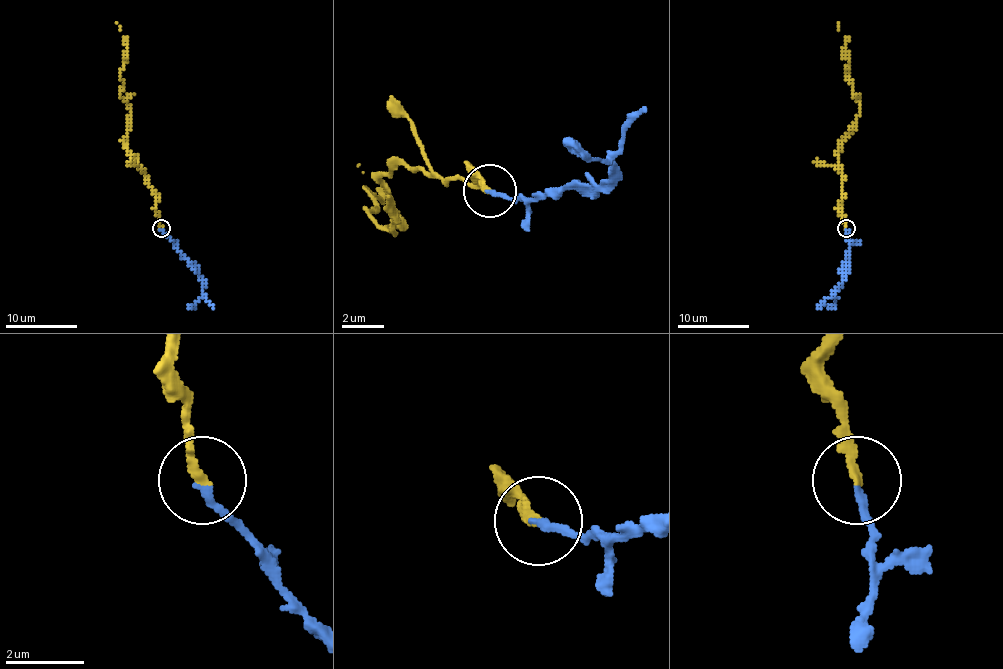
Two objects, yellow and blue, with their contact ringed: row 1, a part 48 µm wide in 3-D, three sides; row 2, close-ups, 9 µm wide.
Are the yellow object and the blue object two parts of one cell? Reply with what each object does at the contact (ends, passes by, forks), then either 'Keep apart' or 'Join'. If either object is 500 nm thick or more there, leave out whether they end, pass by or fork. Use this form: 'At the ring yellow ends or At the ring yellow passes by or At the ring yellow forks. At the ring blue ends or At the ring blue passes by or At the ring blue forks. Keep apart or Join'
At the ring yellow ends. At the ring blue ends. Join

